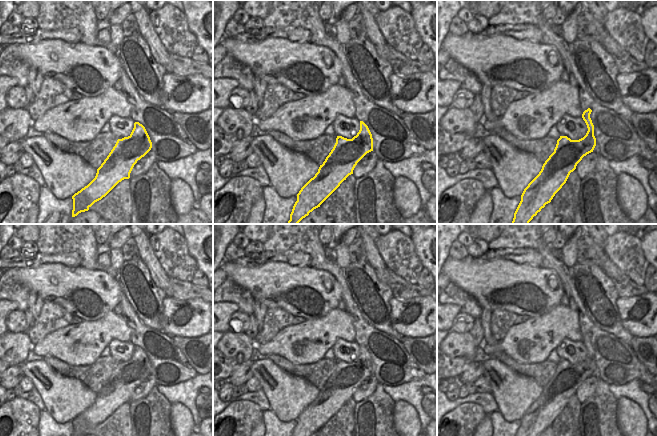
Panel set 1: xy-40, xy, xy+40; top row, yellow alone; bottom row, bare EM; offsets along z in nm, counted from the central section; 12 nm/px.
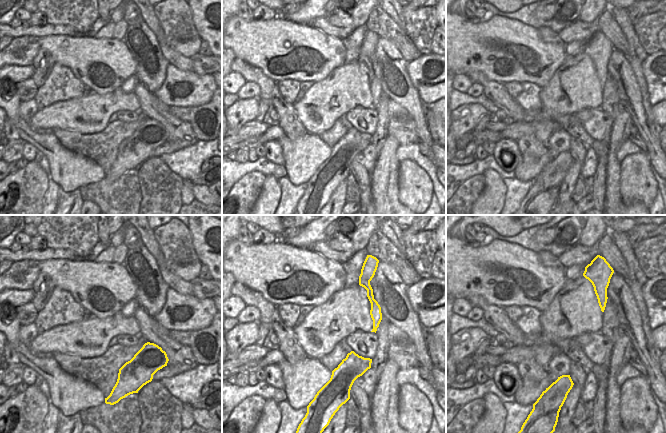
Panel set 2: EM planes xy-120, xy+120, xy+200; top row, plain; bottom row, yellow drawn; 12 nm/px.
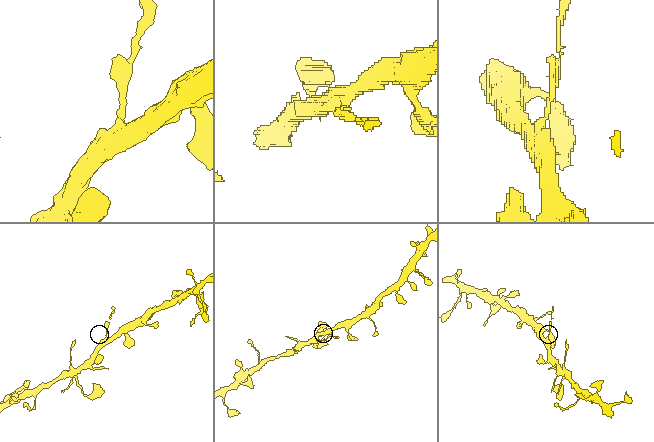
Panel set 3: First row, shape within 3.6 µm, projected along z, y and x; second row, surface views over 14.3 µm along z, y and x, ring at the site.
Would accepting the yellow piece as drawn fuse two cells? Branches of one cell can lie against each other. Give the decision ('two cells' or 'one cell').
two cells

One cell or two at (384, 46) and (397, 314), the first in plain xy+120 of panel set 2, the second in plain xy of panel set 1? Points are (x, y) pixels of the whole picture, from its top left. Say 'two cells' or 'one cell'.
two cells

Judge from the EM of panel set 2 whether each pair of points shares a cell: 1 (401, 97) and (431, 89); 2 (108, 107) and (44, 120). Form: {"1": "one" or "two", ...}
{"1": "two", "2": "one"}

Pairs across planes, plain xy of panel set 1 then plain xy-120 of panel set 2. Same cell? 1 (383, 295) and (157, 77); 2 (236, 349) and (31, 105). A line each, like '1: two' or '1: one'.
1: one
2: one

